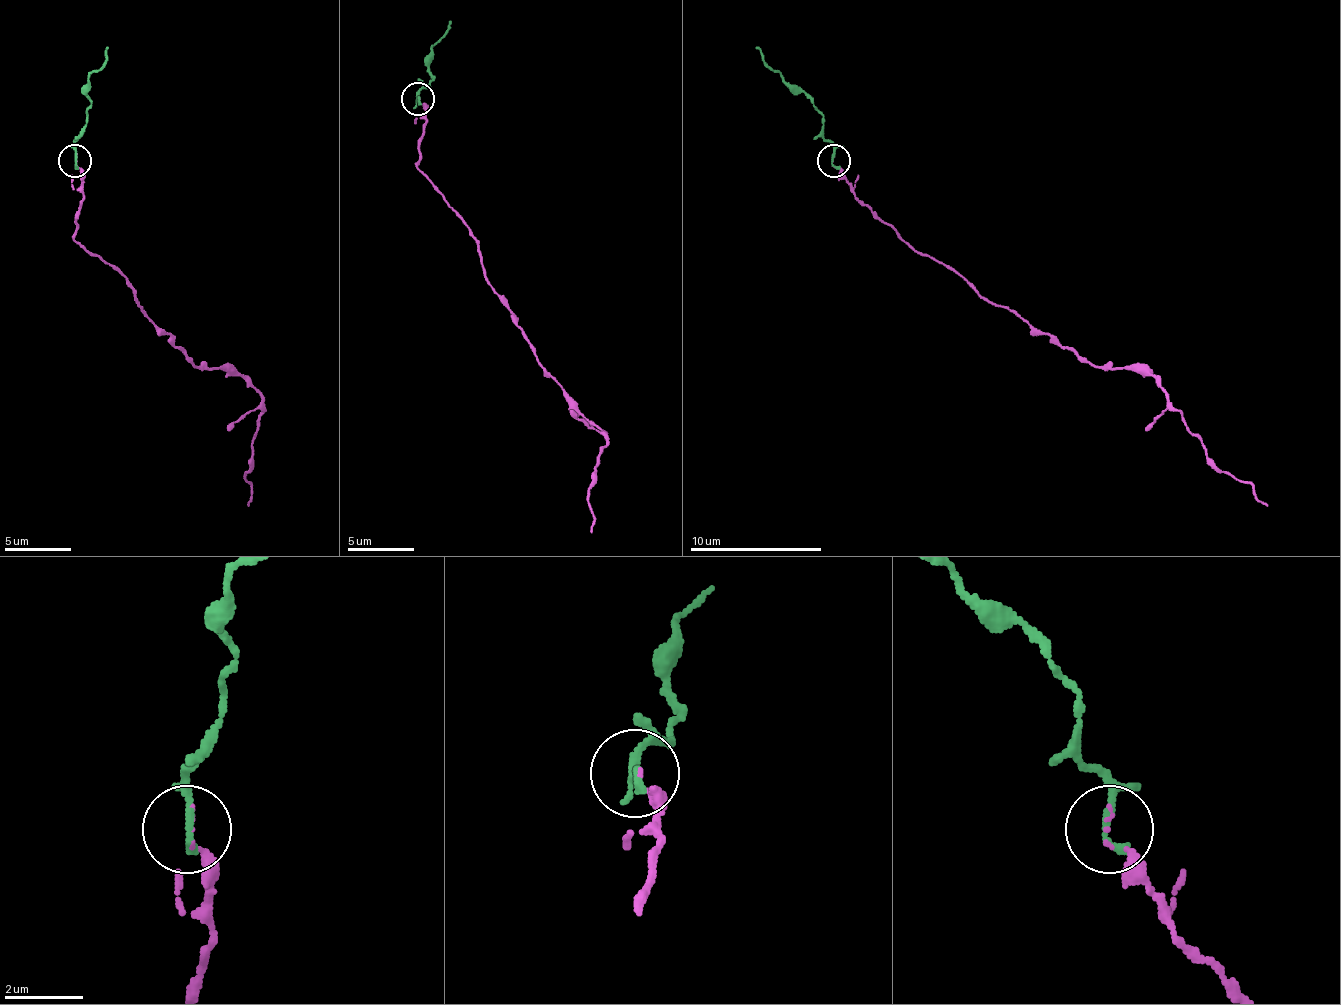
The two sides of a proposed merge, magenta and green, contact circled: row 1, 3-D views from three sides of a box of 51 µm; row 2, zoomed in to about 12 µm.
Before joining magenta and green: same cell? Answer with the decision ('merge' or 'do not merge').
merge

